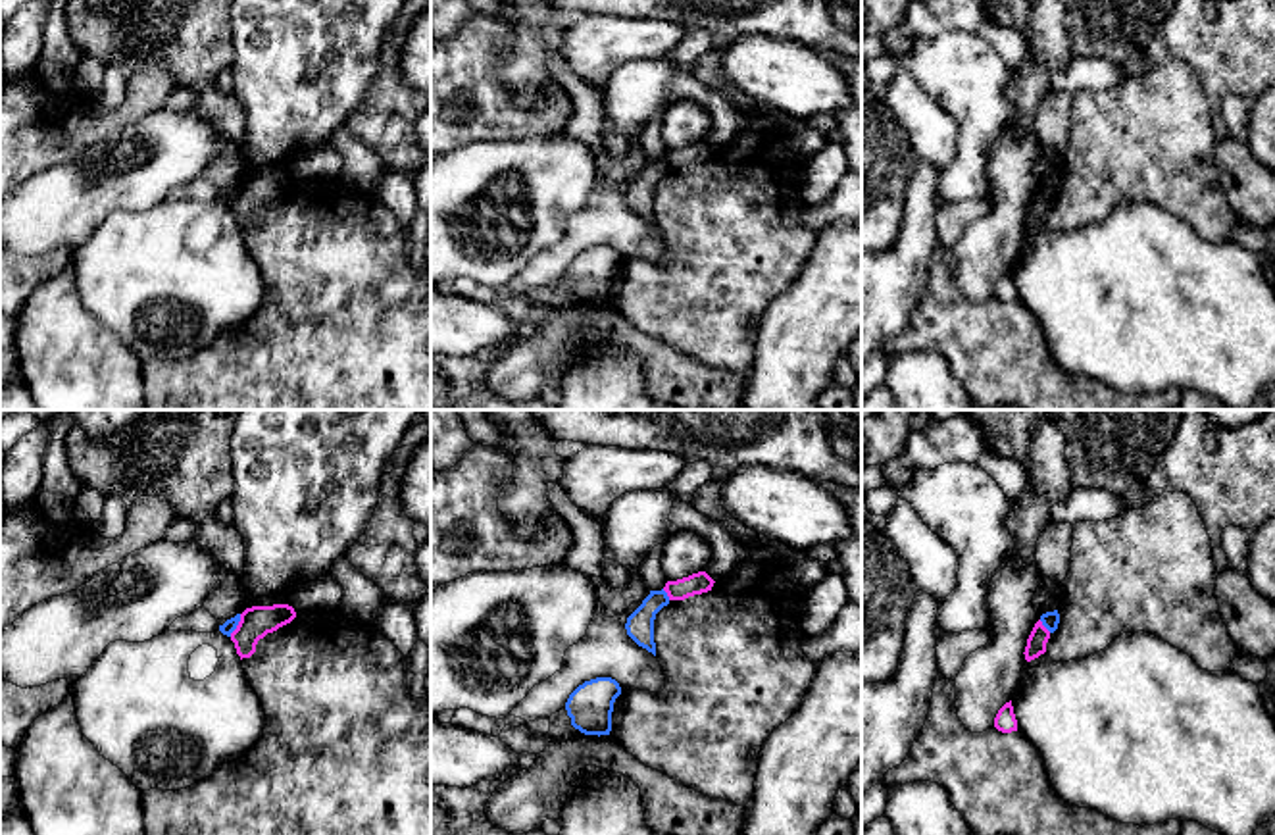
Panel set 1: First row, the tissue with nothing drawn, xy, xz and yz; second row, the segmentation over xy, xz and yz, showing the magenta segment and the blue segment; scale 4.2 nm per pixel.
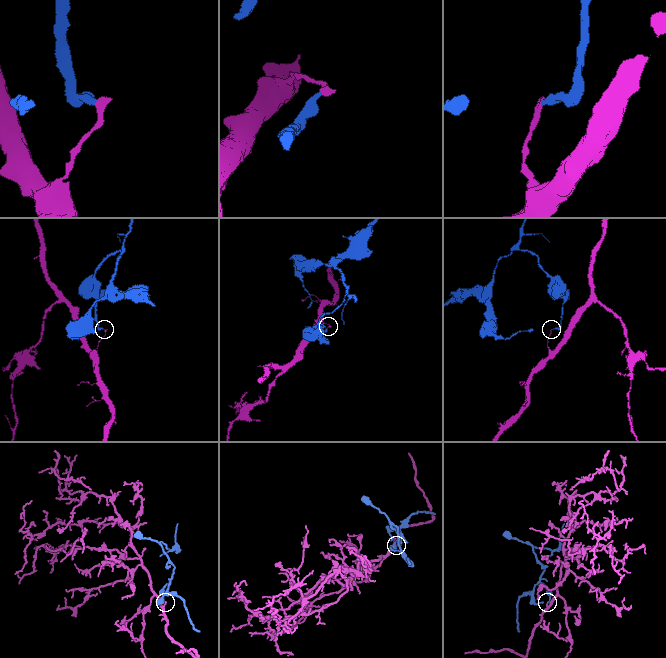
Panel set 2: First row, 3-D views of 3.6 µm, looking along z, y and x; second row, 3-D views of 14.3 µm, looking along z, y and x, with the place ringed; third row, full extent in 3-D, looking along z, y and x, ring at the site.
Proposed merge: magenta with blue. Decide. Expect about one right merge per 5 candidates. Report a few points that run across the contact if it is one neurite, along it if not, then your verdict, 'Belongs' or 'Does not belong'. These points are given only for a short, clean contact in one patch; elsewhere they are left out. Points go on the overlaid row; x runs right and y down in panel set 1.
Line: xy (241, 614), (229, 635). Does not belong

